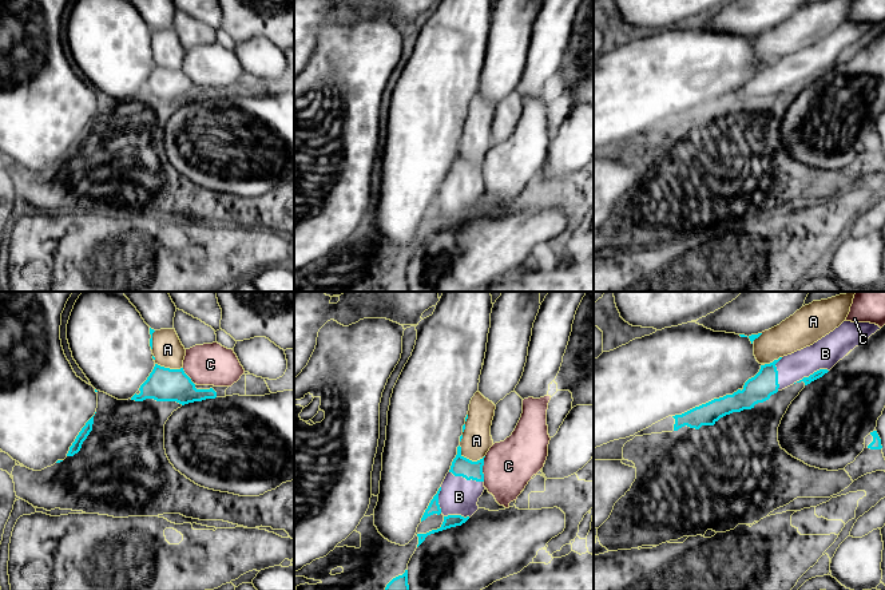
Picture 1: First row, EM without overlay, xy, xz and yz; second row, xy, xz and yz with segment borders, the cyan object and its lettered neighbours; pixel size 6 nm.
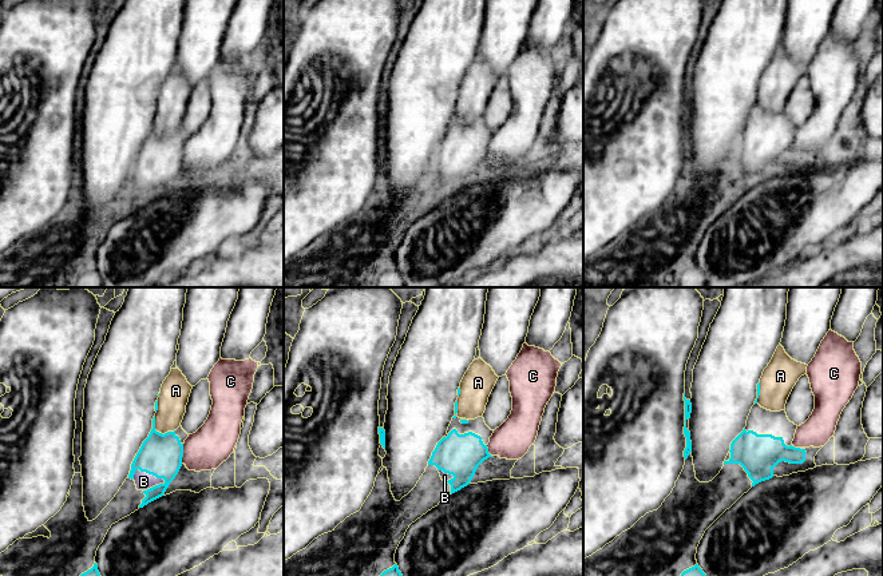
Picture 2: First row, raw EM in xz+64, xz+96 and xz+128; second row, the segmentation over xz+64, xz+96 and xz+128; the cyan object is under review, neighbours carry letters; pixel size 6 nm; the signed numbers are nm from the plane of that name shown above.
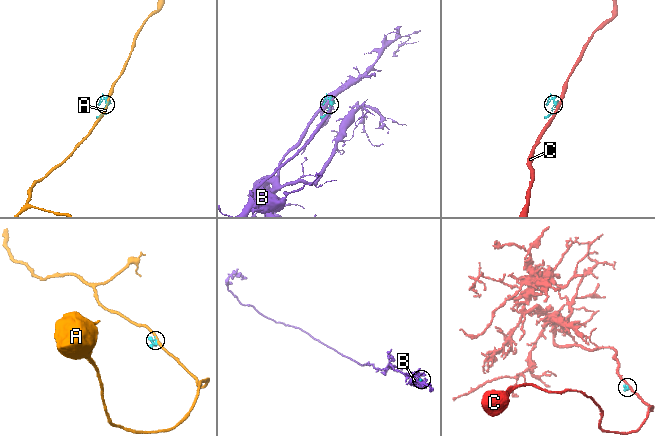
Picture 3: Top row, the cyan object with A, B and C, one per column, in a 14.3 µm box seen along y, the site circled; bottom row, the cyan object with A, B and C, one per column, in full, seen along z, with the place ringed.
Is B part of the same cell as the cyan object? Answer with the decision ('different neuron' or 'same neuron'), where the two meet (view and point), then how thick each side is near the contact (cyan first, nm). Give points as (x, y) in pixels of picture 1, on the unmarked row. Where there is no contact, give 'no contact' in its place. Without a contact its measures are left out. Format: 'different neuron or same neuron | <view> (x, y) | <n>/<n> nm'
same neuron | xz (467, 179) | 120/220 nm

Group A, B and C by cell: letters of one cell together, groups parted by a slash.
A / B / C

